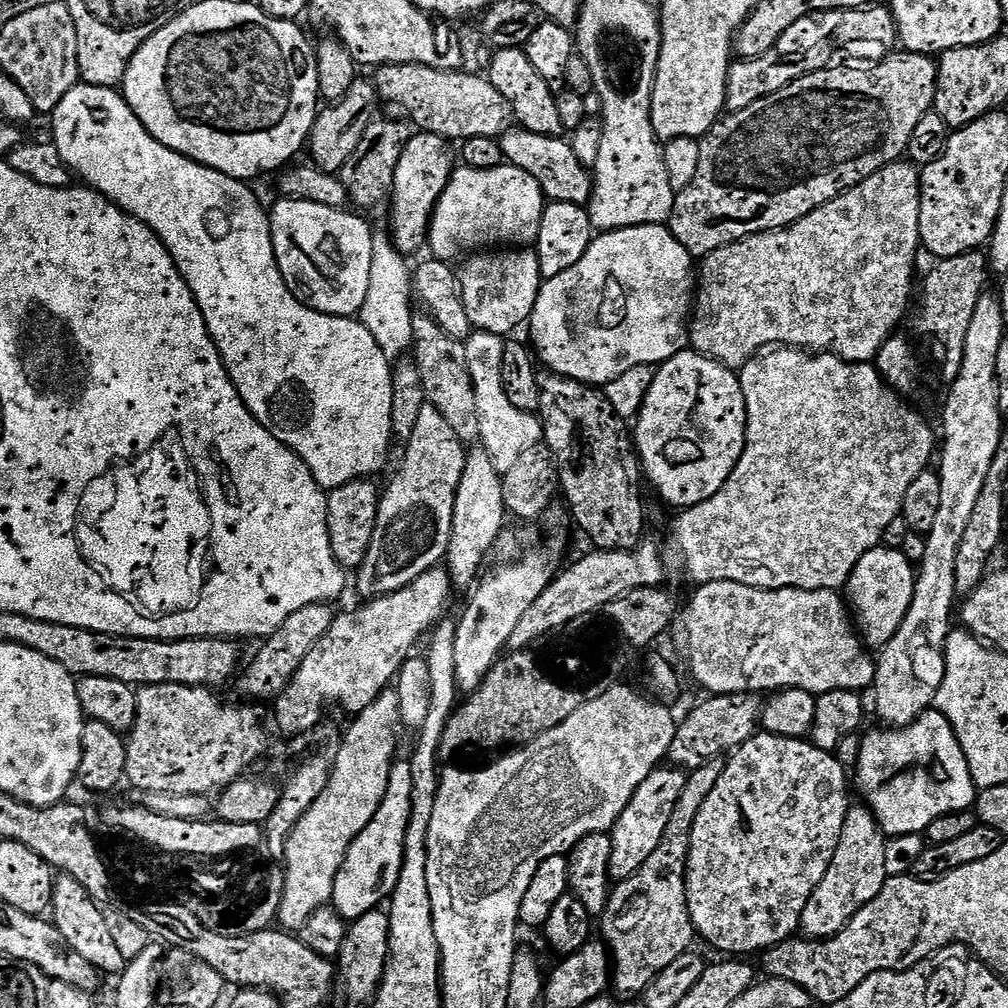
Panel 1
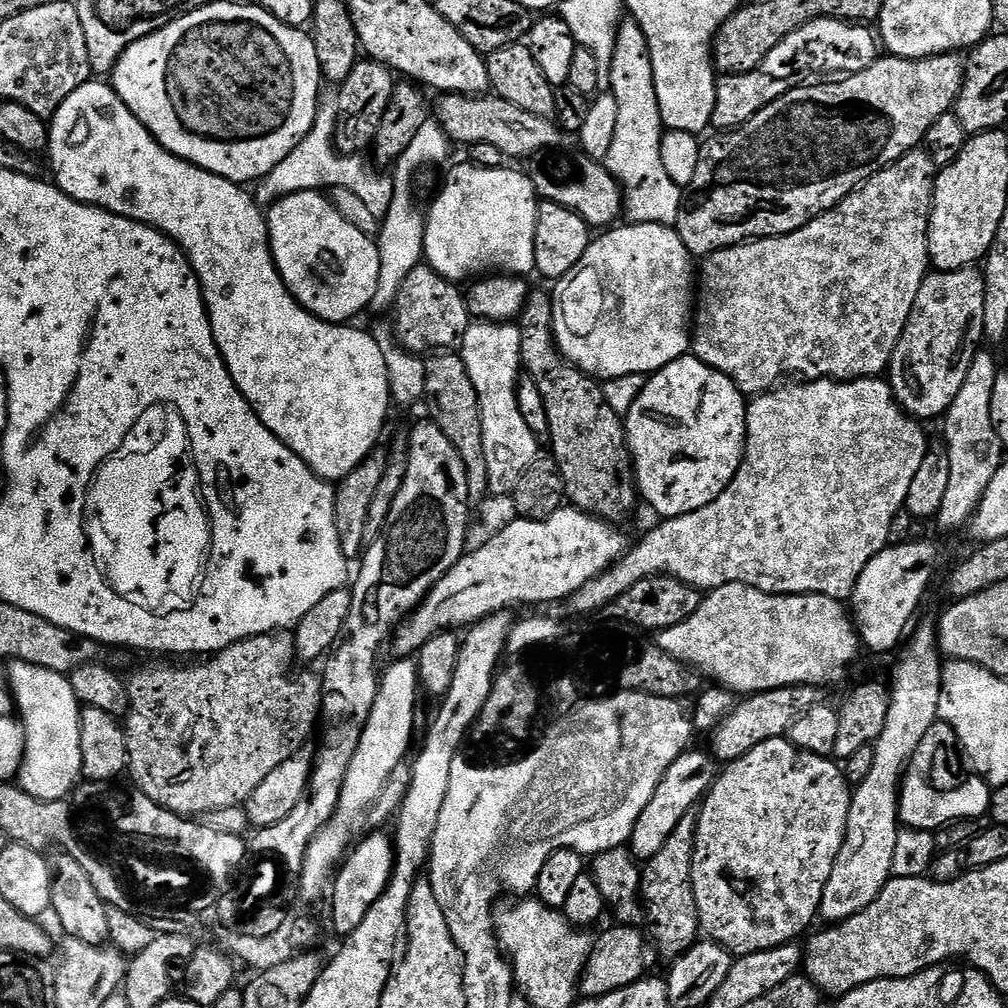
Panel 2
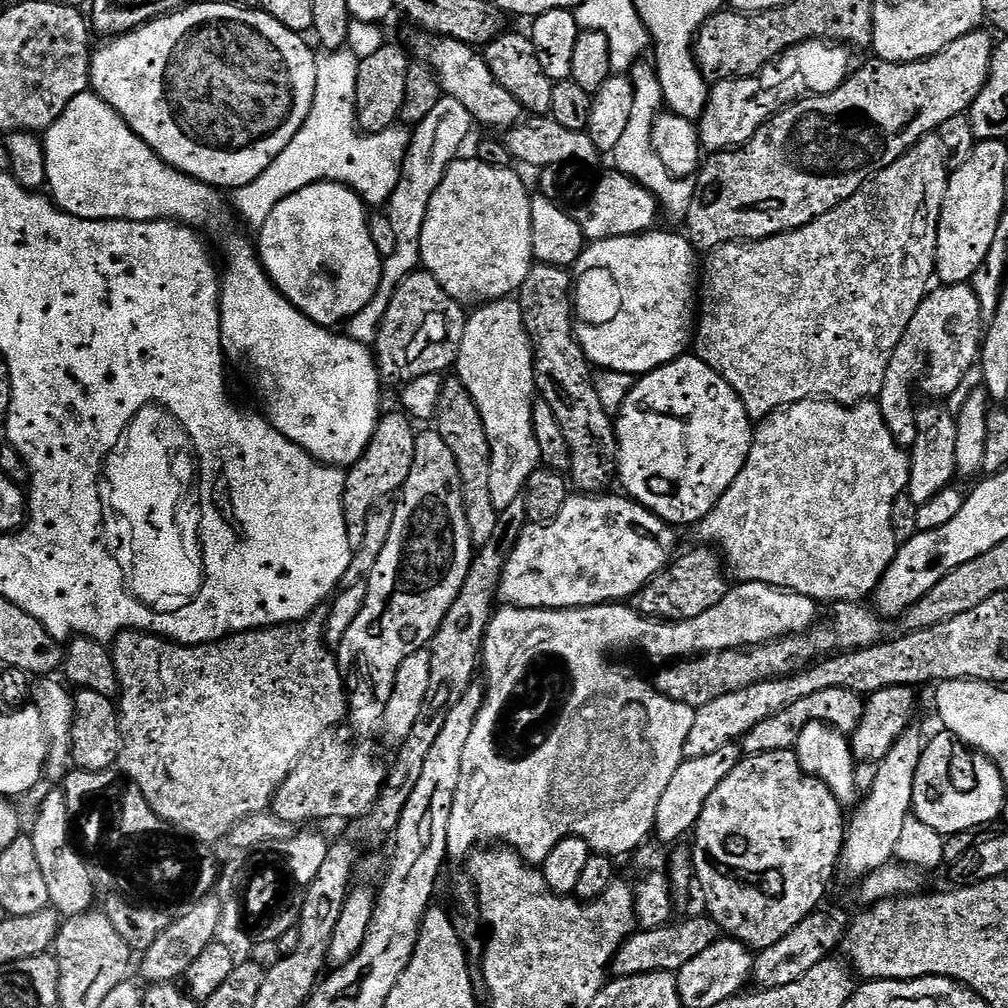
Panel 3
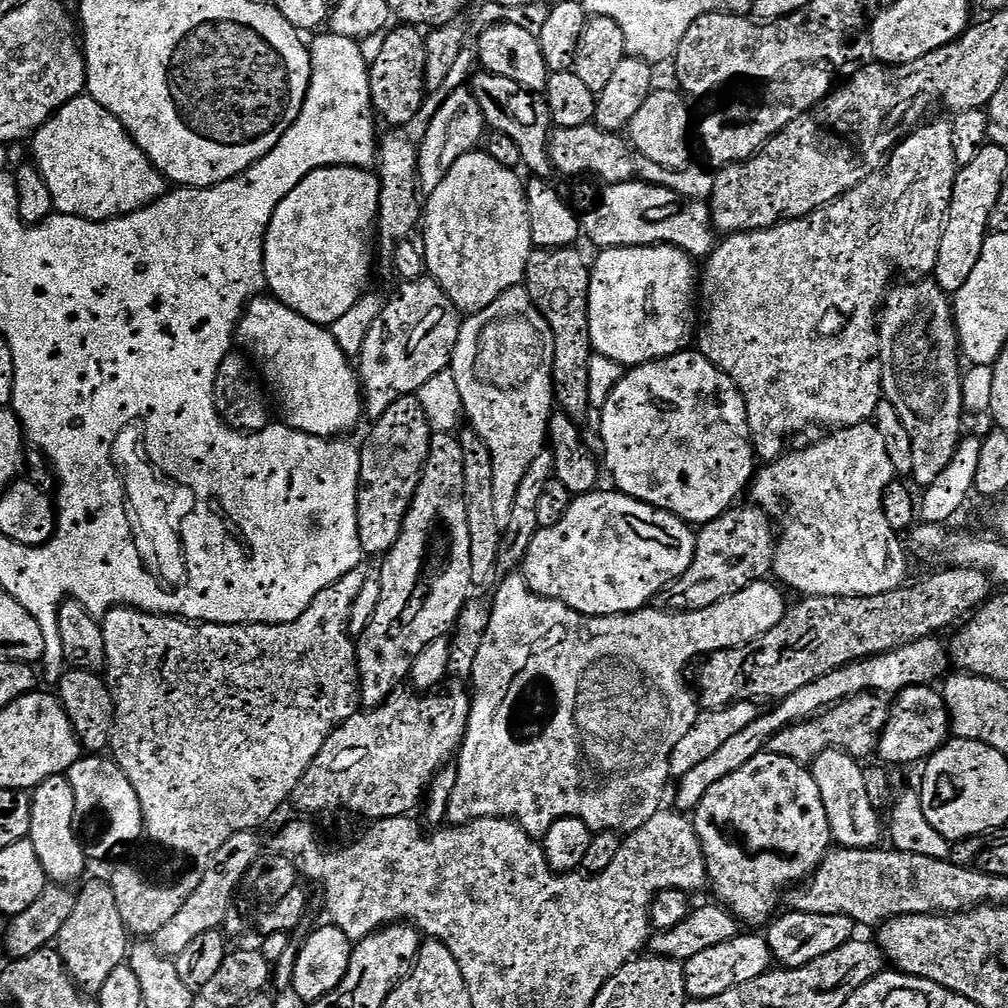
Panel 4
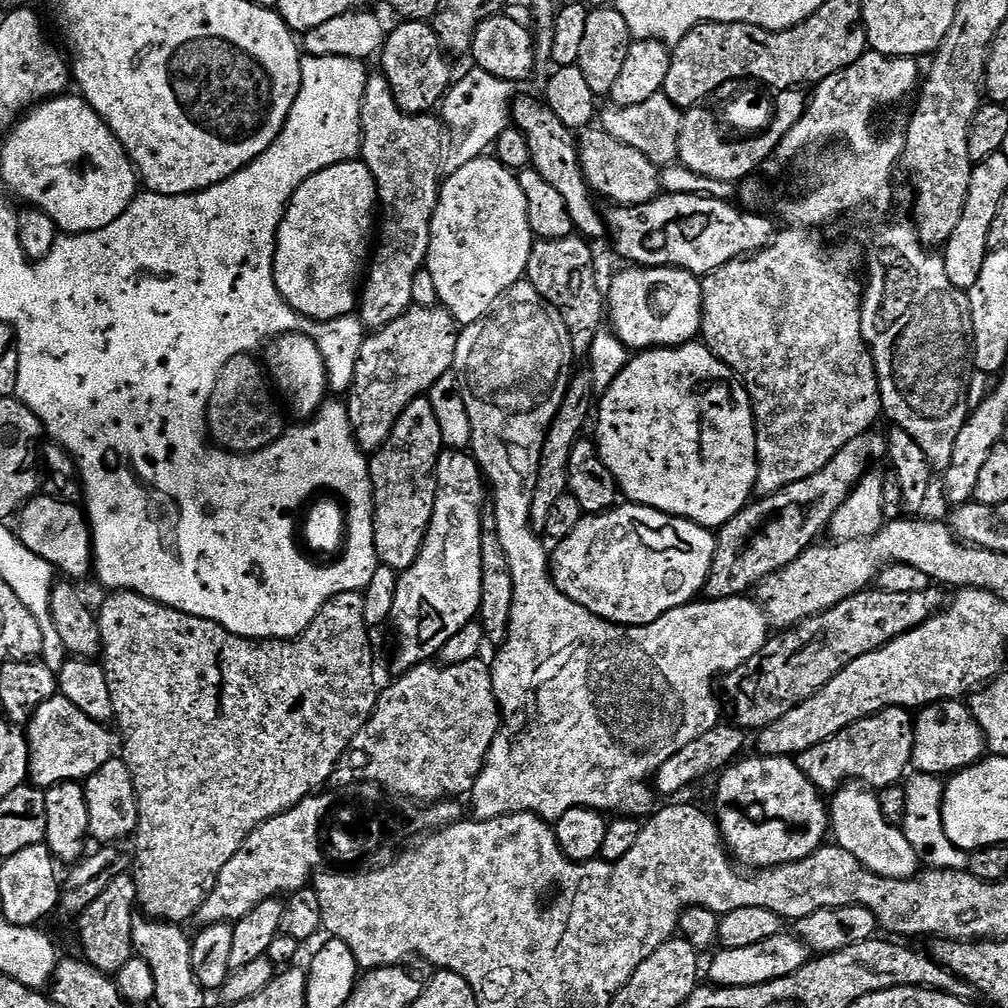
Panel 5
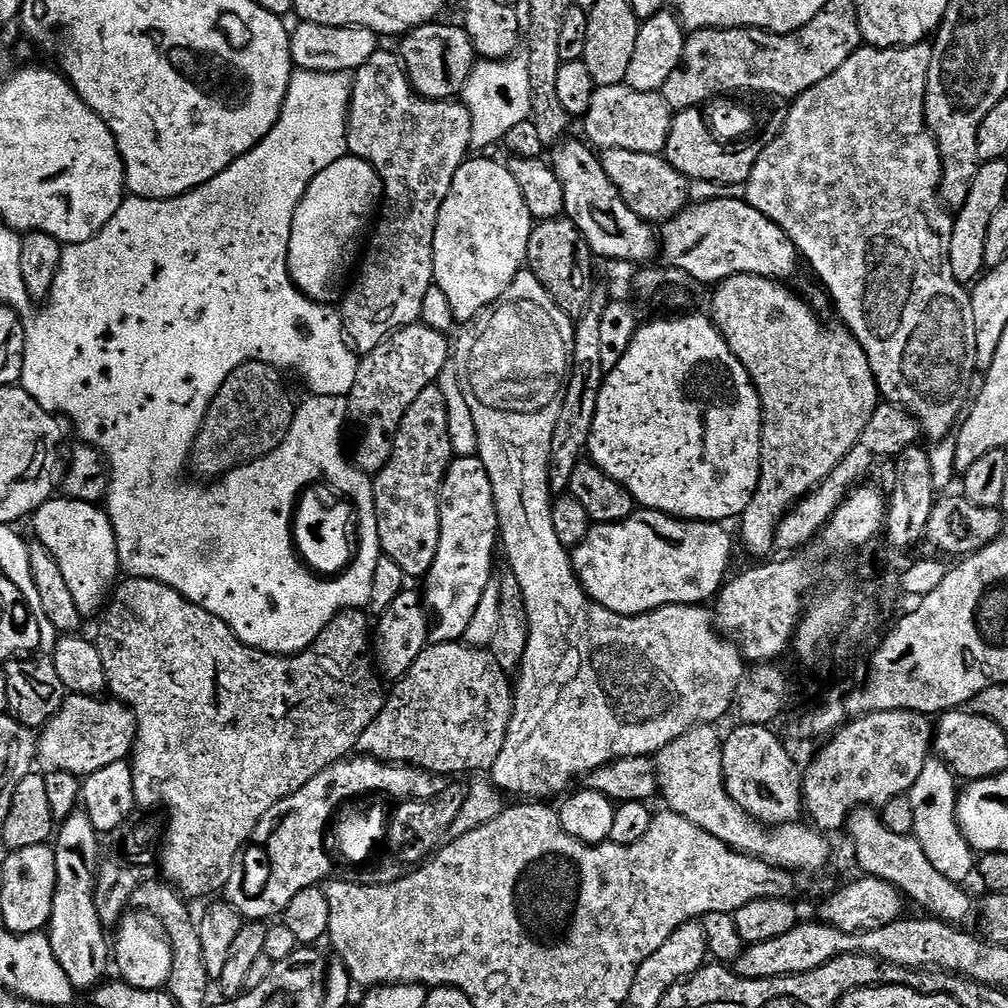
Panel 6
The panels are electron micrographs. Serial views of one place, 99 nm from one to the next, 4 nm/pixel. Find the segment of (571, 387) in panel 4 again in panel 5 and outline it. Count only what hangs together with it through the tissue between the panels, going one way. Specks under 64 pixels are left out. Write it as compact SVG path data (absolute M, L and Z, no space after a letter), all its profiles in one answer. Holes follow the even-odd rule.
M573 234L553 240L537 239L530 250L527 283L538 290L547 304L562 314L562 322L570 334L573 353L587 354L594 336L606 320L606 300L602 286L596 281L596 264L592 261L593 245L585 237Z

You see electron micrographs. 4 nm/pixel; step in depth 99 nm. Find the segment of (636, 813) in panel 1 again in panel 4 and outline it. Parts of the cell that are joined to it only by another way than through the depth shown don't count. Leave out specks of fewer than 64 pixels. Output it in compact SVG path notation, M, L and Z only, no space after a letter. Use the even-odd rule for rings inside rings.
M936 638L915 640L904 648L896 648L892 652L883 652L880 656L870 656L867 660L858 660L854 664L848 664L846 667L834 670L810 682L810 686L802 686L802 690L794 690L794 694L790 694L787 699L775 705L774 712L759 715L758 719L752 722L746 730L727 741L706 762L701 762L694 770L679 777L680 789L676 792L677 805L675 804L675 807L681 813L691 813L706 798L706 792L712 786L726 778L728 774L734 774L734 770L742 770L742 766L746 766L750 758L765 751L773 743L775 736L792 724L809 721L833 705L840 704L860 693L889 694L888 692L892 692L891 694L899 694L905 688L913 688L915 684L931 685L936 682L932 680L938 679L939 681L949 671L947 668L948 664L950 665L950 652L938 641L939 639Z

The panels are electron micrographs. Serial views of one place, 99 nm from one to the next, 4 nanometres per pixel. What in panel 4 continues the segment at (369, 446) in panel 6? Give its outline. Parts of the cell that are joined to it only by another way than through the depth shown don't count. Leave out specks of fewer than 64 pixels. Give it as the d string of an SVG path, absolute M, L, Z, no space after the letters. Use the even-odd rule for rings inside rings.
M423 278L399 286L396 297L385 303L370 327L358 357L362 408L372 422L382 418L398 398L415 394L434 374L451 365L462 323L461 313L435 280Z

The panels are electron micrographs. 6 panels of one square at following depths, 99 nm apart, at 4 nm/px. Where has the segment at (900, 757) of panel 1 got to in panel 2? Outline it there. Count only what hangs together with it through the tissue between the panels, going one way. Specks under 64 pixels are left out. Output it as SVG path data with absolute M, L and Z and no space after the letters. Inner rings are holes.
M937 722L918 742L900 782L900 822L910 828L937 830L951 820L972 820L992 807L993 789L987 780L971 771L964 772L956 735L949 724Z

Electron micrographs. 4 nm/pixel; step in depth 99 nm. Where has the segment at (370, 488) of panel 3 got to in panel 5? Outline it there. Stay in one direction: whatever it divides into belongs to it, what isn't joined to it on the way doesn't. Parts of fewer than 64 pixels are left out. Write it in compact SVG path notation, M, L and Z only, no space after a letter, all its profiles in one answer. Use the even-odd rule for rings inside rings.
M417 398L400 412L382 447L371 453L368 473L372 479L374 546L376 557L385 569L404 572L420 553L436 497L436 460L444 447L434 406L430 406L427 398Z

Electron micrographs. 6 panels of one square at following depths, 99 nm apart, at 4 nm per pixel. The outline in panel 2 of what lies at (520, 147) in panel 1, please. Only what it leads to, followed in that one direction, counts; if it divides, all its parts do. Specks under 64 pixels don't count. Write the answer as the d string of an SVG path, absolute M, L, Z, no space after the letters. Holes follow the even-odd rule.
M580 150L564 151L536 152L527 157L526 175L536 187L537 197L541 201L578 213L593 229L604 230L615 225L622 216L622 189L619 182L608 172L607 163L592 160Z

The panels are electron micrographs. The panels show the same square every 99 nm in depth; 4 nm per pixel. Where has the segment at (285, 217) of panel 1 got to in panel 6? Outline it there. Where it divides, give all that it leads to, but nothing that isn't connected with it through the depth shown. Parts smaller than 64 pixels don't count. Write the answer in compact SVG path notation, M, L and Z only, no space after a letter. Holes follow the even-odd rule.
M351 154L334 162L334 166L326 166L326 170L310 182L292 219L288 247L288 273L299 292L329 306L343 297L361 259L374 213L381 207L383 195L384 187L374 166Z

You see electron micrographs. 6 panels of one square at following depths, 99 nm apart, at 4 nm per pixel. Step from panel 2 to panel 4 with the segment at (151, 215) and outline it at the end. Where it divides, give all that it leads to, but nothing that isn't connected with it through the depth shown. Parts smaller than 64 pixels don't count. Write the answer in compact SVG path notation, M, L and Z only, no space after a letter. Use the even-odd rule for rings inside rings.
M87 94L74 98L71 102L58 109L41 128L37 129L35 135L31 137L30 144L32 144L33 154L36 155L36 160L34 159L35 167L39 168L40 176L48 187L48 193L52 195L53 209L61 216L77 216L83 220L114 220L118 216L129 216L137 208L165 195L166 181L164 177L148 161L146 154L140 147L134 143L130 133L122 126L122 122L118 122L118 118L114 118L114 114L107 112L100 103ZM275 298L260 299L253 299L240 317L236 340L258 365L259 375L270 389L275 407L277 404L284 415L283 423L311 436L336 438L348 434L344 432L350 431L360 416L362 420L362 385L357 369L348 365L351 364L349 357L344 355L327 327L310 322Z

